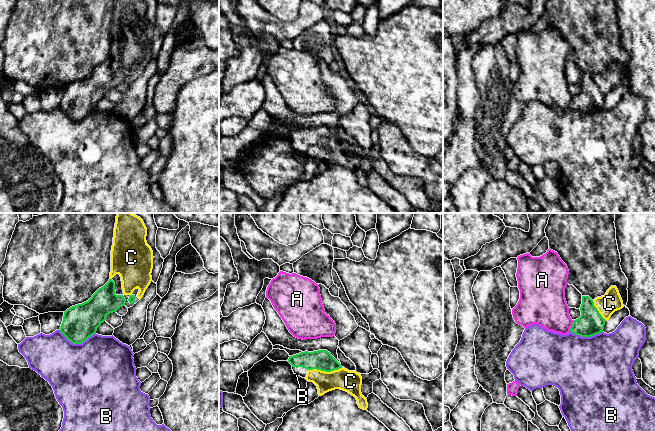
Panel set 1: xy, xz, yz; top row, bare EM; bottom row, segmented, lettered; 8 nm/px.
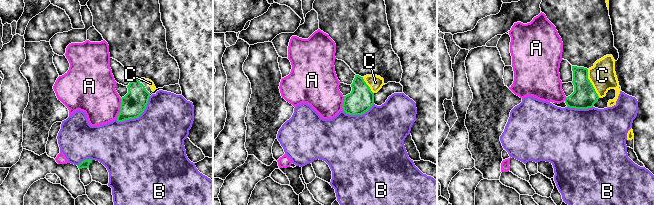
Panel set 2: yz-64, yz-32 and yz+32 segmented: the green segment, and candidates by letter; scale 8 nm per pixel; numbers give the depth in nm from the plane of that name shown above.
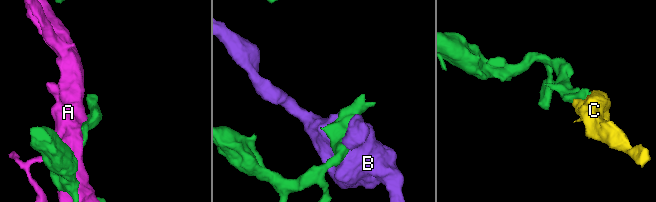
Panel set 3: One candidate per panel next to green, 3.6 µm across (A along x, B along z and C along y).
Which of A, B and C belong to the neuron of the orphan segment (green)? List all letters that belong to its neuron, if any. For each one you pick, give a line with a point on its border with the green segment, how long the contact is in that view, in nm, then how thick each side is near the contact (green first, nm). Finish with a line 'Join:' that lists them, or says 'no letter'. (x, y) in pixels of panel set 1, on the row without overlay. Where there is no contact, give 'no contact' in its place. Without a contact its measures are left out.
C: xz (324, 146) | 280 nm | 160/180 nm
Join: C

